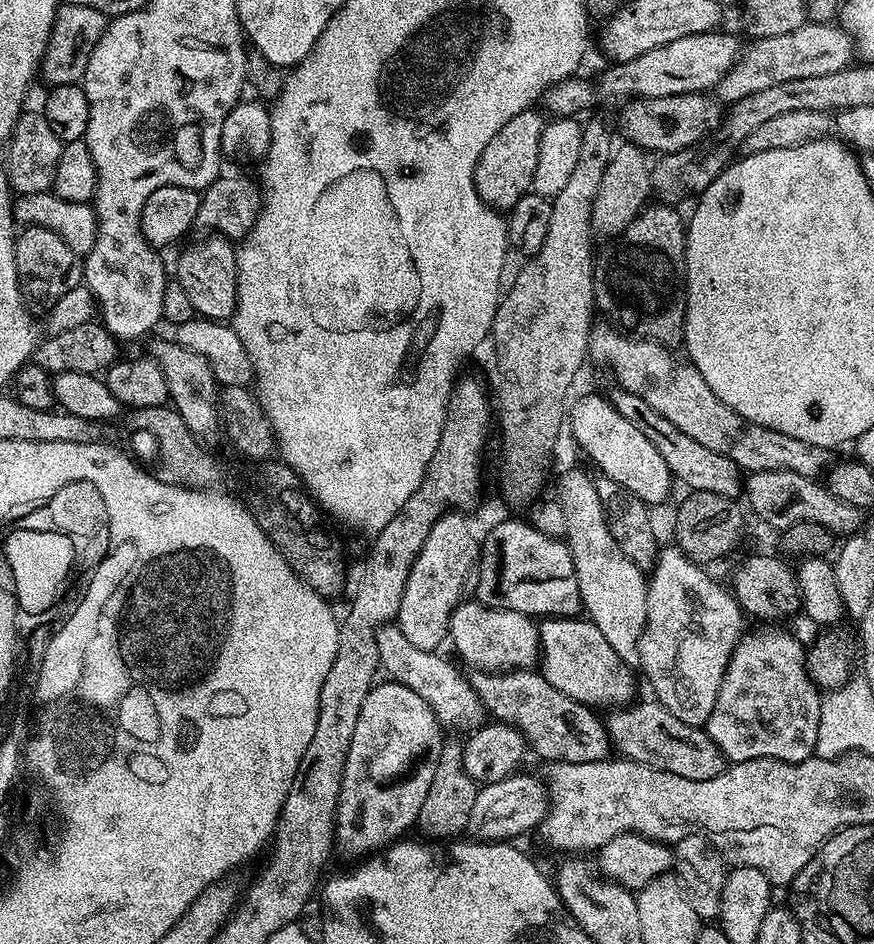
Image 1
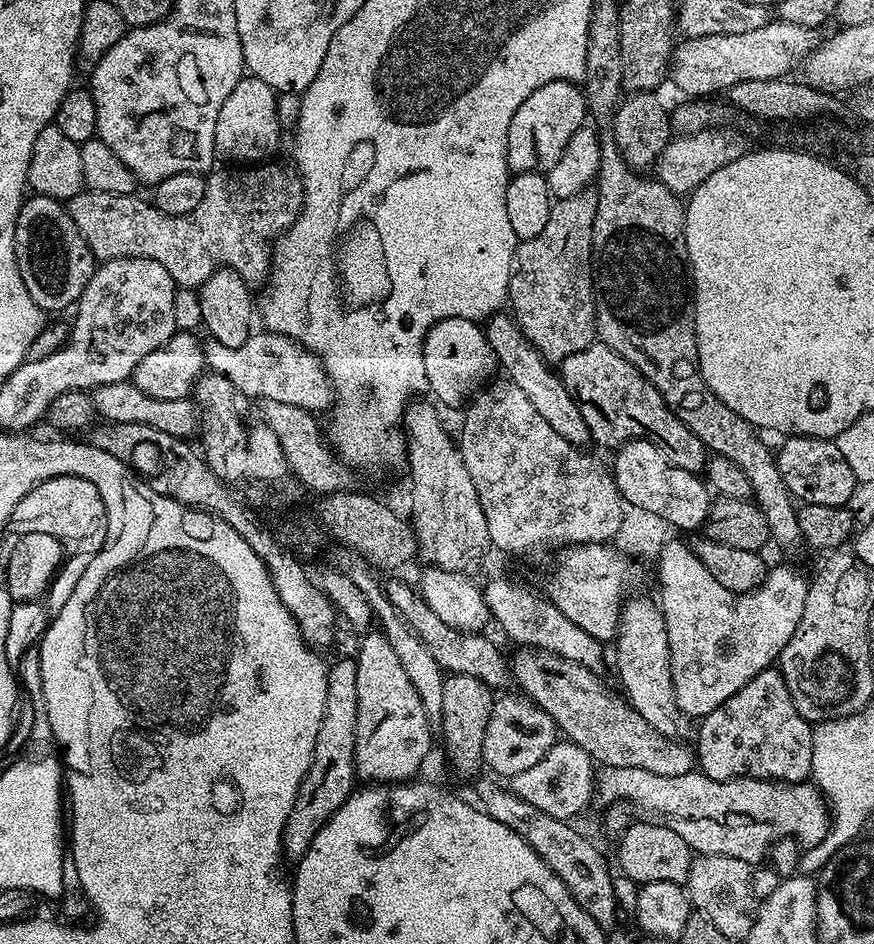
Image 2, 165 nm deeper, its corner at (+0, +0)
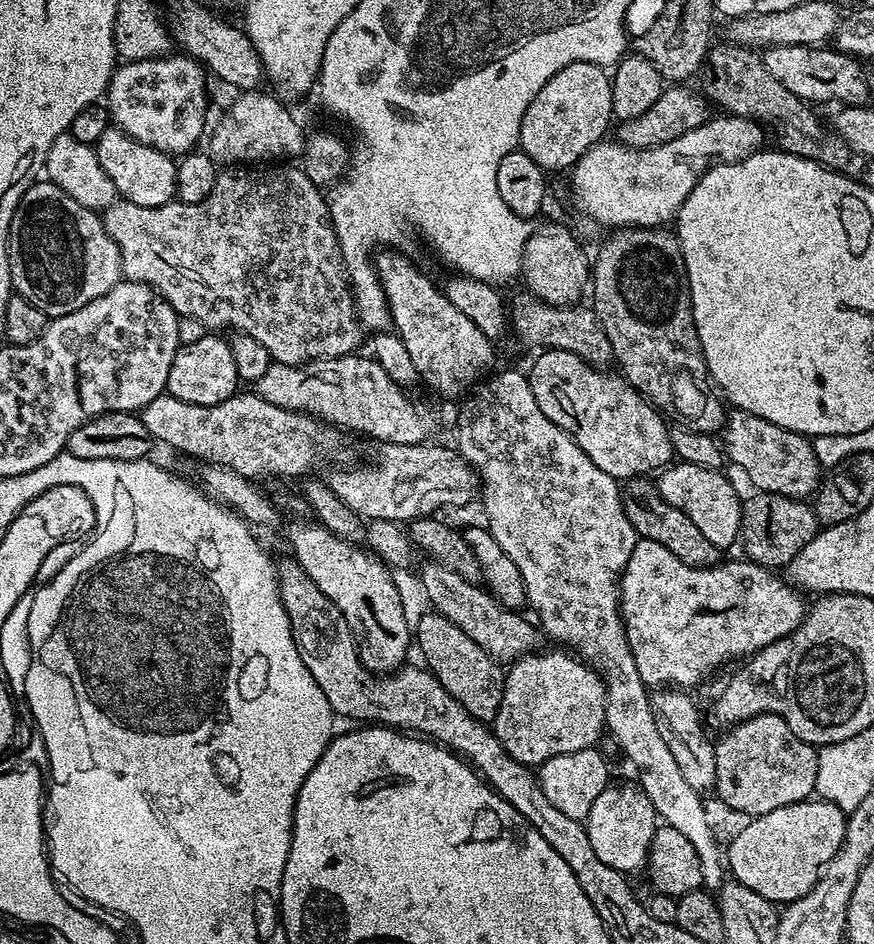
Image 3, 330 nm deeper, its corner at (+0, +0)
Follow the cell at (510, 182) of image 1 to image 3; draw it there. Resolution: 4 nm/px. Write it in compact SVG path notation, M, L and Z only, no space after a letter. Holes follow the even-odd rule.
M574 62L558 70L558 74L554 74L554 78L550 78L538 94L534 94L534 102L526 106L526 114L522 114L518 148L549 173L559 168L568 170L578 163L586 150L605 139L604 131L613 120L609 73L599 64Z

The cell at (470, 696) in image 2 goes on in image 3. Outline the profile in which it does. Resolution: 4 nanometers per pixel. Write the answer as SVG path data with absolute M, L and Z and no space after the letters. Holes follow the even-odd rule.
M428 610L428 613L426 613L417 624L415 621L414 644L415 647L416 644L420 647L420 652L424 655L425 661L423 660L423 663L426 665L426 668L438 678L440 685L444 687L474 719L485 722L495 721L498 710L502 706L504 678L506 675L501 661L494 659L490 654L486 654L486 650L482 650L482 646L478 646L478 642L474 642L474 638L462 634L462 630L458 630L458 626L454 626L454 622L450 622L450 618L446 618L441 612L435 610Z

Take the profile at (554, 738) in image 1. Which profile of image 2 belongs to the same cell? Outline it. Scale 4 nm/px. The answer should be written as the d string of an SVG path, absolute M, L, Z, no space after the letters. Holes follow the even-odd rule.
M392 580L389 584L383 585L384 593L394 602L394 606L402 614L406 623L414 629L422 646L430 650L430 658L438 662L438 666L444 669L445 673L457 676L466 674L470 678L478 678L478 682L487 684L493 690L504 688L510 684L510 660L507 655L503 656L490 641L487 635L459 632L454 626L446 626L430 606L420 597L419 591L412 588L404 580Z

